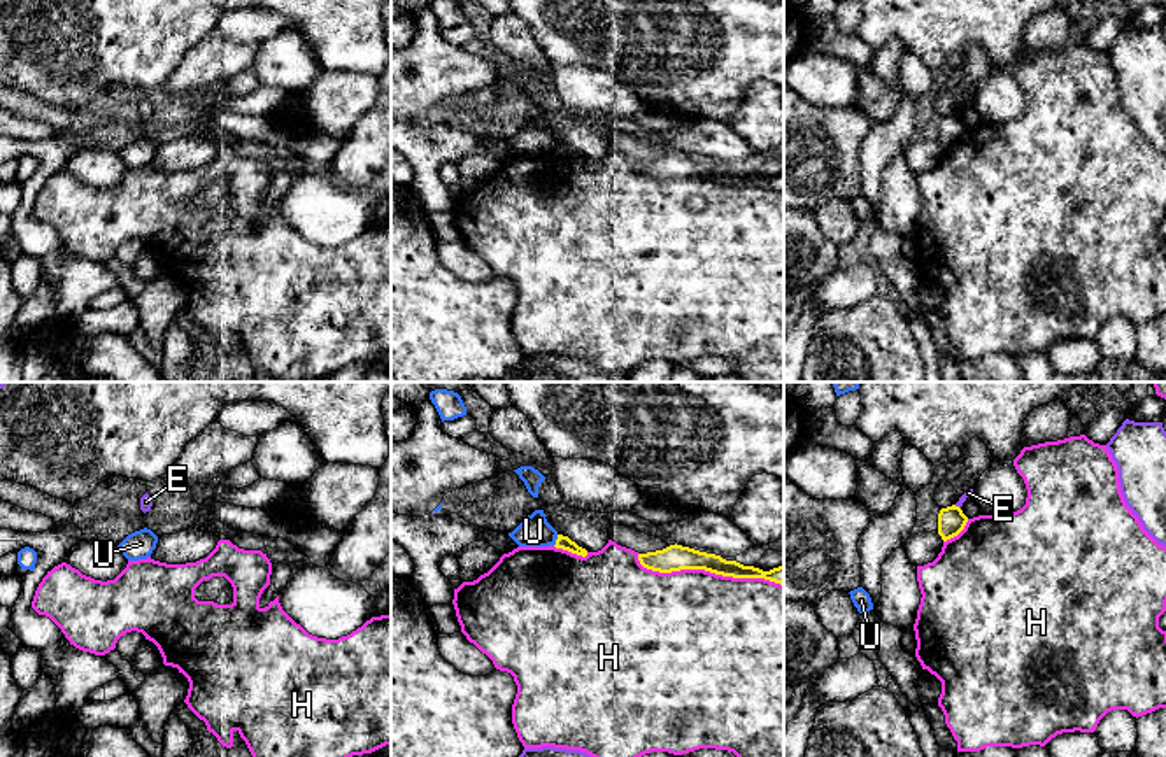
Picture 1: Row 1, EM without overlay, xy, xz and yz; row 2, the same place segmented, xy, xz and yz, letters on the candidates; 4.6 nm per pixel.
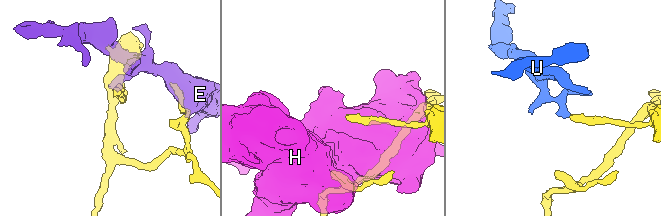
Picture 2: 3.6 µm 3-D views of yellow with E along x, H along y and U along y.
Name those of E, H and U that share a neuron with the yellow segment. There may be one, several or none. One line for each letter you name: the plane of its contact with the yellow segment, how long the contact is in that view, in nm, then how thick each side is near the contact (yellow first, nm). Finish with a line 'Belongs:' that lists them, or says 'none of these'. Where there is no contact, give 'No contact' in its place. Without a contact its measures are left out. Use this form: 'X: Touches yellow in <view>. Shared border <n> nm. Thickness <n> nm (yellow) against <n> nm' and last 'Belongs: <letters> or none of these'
Belongs: none of these

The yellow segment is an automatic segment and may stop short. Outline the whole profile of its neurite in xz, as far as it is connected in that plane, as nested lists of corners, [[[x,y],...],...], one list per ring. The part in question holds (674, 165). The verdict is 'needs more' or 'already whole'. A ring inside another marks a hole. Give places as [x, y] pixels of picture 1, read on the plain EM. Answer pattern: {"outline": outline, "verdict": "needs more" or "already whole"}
{"outline": [[[677,151],[663,158],[638,161],[638,168],[643,175],[659,180],[672,180],[680,177],[705,177],[722,184],[764,186],[784,193],[784,172],[770,179],[763,179],[754,173],[743,173],[736,168],[726,168],[721,163],[700,159]]], "verdict": "already whole"}

